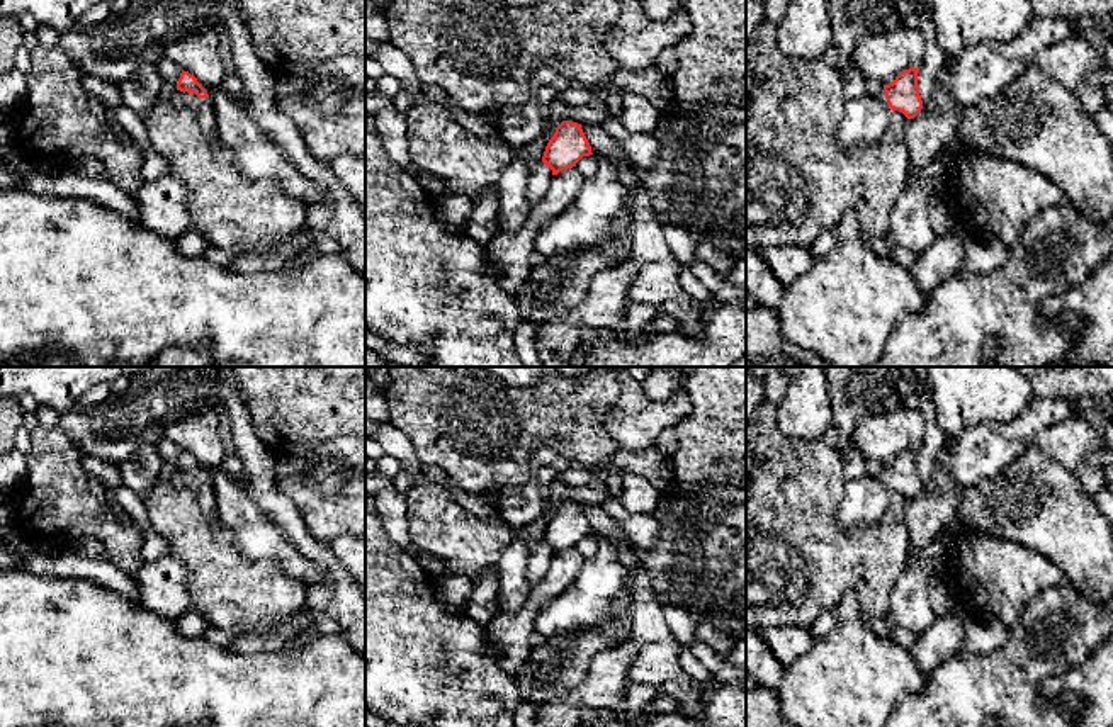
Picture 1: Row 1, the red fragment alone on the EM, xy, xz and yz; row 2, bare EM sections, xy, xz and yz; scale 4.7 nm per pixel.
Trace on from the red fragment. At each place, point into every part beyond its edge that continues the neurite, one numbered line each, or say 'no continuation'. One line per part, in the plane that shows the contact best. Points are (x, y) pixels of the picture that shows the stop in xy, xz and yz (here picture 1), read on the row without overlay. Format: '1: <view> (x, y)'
1: xy (203, 488)

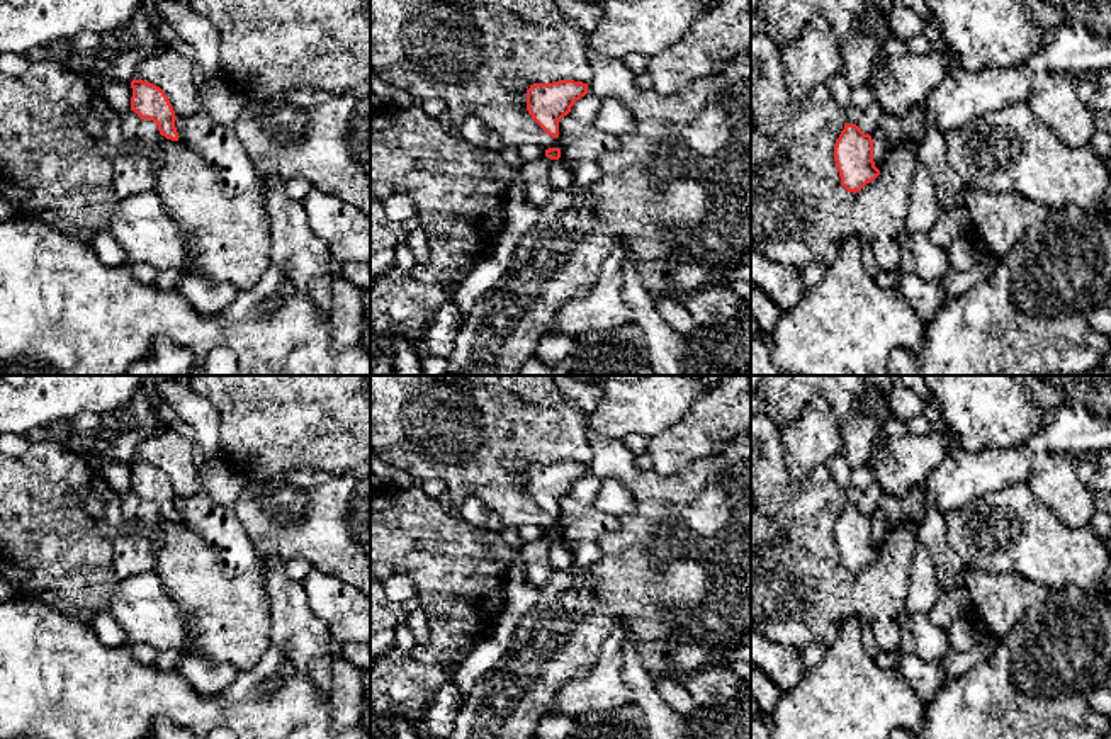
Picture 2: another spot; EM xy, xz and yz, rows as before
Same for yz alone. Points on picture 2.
no continuation

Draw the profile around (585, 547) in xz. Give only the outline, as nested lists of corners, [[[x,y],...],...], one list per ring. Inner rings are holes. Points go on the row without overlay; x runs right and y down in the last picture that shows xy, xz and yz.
[[[569,494],[559,501],[561,542],[572,552],[574,566],[591,566],[601,557],[600,539],[620,527],[613,513],[581,503]]]

